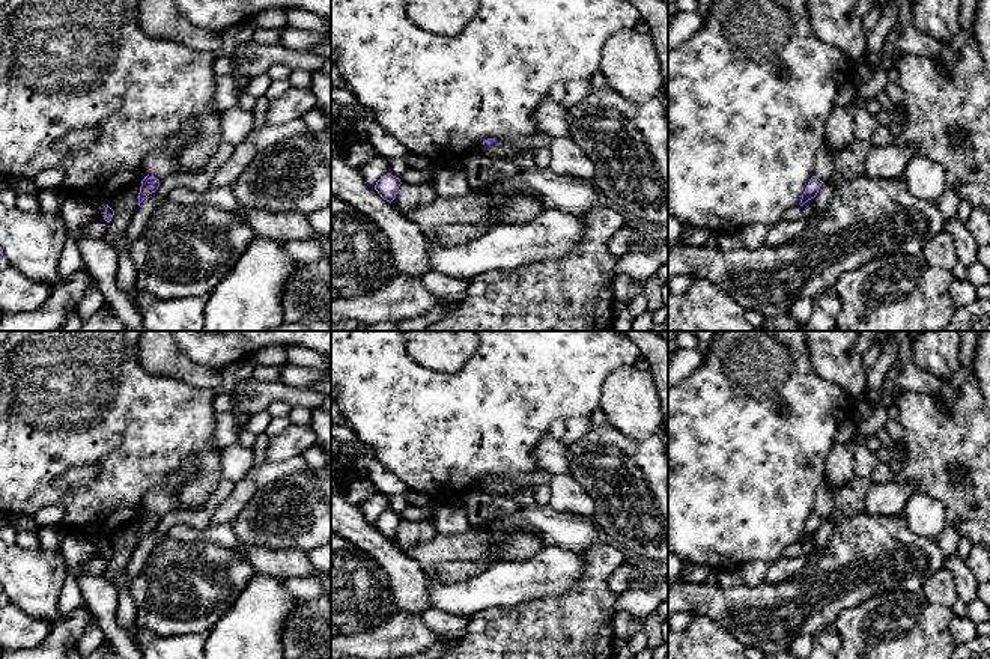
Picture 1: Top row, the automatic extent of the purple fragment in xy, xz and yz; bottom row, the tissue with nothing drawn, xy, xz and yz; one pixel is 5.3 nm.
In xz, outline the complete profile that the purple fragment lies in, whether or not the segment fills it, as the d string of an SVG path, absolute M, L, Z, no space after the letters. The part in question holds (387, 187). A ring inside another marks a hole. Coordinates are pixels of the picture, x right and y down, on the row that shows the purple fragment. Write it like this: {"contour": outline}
{"contour": "M387 173L381 176L381 179L376 182L375 190L384 200L391 203L396 199L400 184L402 182L399 178L393 176L391 173Z"}

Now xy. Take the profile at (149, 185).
{"contour": "M144 176L138 193L138 206L149 194L155 193L158 187L159 187L159 181L156 178Z"}

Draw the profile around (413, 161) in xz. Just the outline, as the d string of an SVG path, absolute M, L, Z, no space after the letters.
M412 153L406 158L406 166L408 169L423 170L423 172L433 170L436 167L435 161L432 161L430 158Z

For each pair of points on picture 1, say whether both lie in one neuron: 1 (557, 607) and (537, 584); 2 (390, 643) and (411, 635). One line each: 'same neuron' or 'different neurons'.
1: different neurons
2: same neuron

